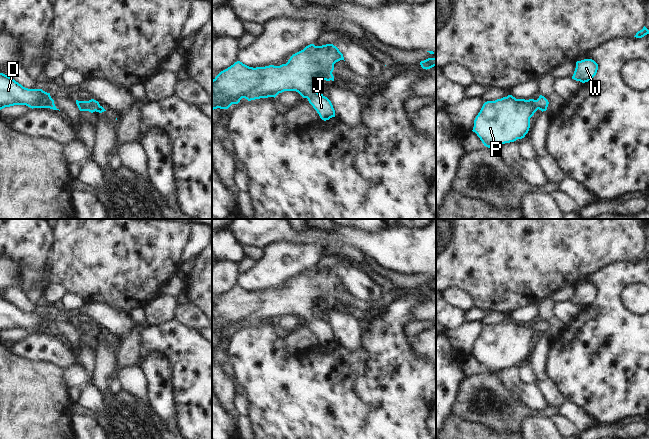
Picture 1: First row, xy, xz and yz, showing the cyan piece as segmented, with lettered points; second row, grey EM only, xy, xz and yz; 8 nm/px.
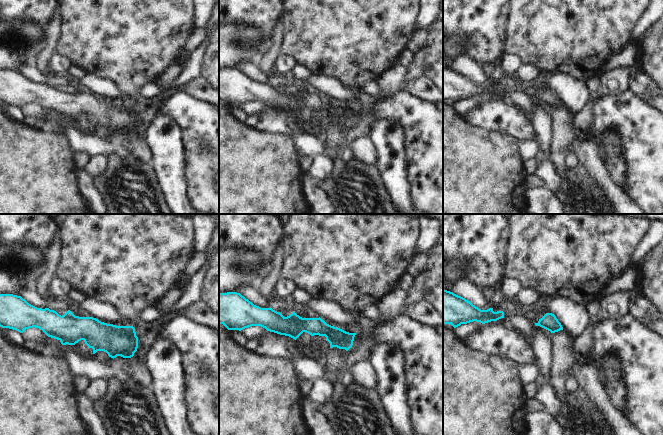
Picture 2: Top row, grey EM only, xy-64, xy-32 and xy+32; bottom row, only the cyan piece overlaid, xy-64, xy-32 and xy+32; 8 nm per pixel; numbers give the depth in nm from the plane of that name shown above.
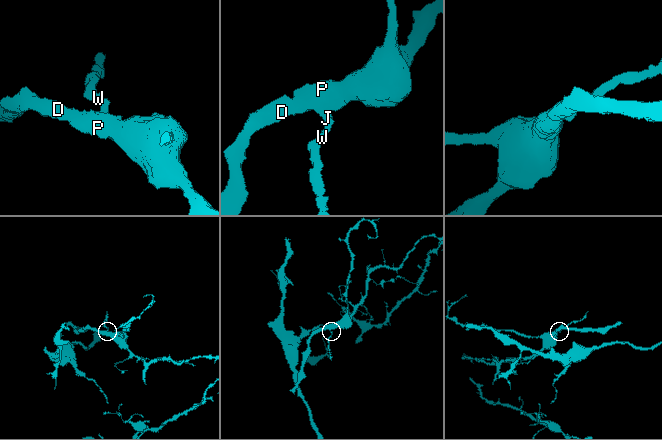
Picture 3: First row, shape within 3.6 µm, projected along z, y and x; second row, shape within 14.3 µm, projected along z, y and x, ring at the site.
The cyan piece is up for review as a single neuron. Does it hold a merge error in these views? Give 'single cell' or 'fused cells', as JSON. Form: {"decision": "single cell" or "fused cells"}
{"decision": "single cell"}

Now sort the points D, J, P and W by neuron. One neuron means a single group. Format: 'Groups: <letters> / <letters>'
Groups: D J P W

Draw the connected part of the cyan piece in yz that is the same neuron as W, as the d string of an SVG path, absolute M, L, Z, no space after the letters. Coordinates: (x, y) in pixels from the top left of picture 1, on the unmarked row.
M592 283L577 285L572 303L582 307L591 305L596 299L597 294L598 288Z

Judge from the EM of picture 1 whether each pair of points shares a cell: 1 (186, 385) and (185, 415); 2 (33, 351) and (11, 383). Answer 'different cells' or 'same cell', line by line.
1: same cell
2: different cells

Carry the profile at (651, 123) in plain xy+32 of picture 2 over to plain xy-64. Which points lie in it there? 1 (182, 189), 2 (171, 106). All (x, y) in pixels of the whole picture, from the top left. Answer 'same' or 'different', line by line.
1: different
2: same

